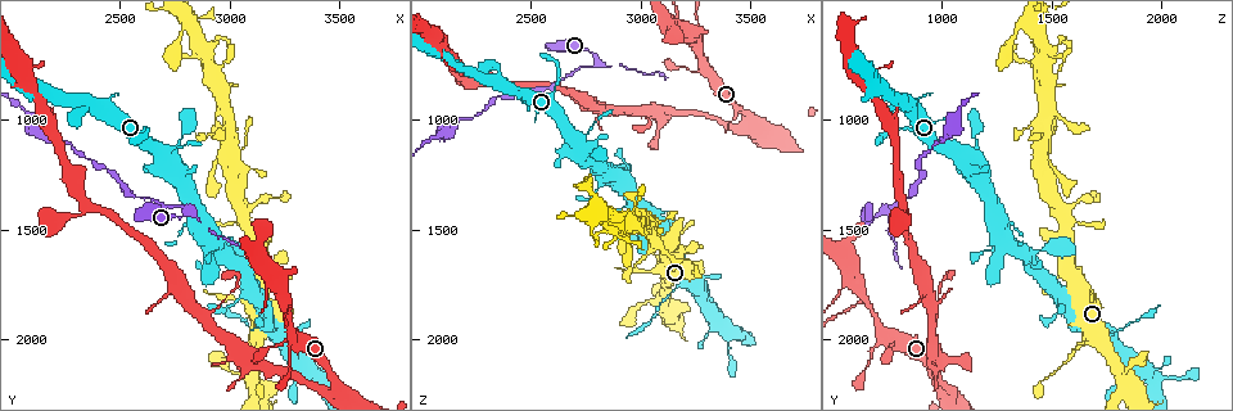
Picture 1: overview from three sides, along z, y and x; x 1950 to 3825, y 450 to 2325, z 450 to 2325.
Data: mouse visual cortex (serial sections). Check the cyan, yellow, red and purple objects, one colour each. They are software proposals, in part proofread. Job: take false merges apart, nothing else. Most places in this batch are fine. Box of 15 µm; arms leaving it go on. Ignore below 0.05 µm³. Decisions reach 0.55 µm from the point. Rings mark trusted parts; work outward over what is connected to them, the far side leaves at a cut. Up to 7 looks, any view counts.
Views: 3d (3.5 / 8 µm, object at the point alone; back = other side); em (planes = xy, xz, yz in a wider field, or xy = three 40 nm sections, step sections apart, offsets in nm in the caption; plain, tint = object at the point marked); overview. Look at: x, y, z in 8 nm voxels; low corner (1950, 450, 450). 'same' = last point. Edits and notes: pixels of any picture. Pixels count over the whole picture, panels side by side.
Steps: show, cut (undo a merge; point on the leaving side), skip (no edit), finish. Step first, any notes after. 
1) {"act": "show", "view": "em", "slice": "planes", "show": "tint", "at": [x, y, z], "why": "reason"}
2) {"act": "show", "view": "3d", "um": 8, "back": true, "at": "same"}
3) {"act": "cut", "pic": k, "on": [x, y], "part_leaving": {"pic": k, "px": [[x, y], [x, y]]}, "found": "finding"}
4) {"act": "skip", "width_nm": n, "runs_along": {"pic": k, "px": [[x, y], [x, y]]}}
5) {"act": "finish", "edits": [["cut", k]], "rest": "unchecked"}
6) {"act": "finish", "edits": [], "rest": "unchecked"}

{"act": "show", "view": "3d", "um": 8, "back": true, "at": [3190, 1990, 1740], "why": "calibre changes"}

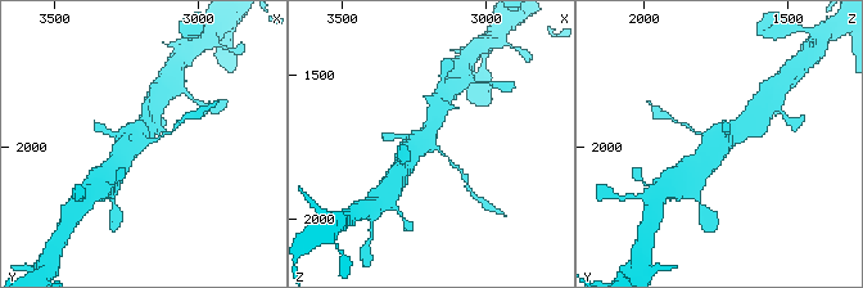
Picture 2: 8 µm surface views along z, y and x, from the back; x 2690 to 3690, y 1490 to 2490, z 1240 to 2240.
{"act": "show", "view": "3d", "um": 3.5, "at": [3200, 1970, 1750]}

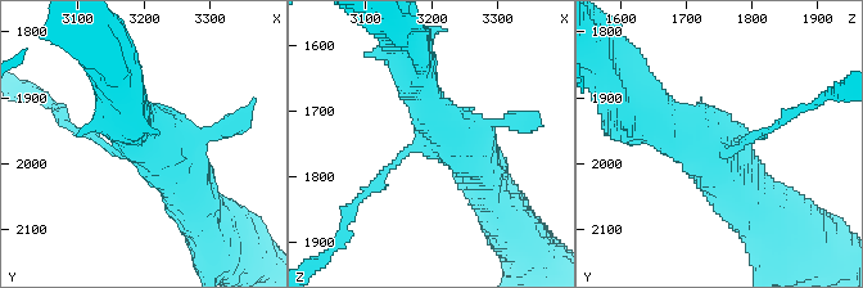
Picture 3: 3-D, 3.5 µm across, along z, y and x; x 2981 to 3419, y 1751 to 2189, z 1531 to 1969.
{"act": "skip", "runs_along": {"pic": 3, "px": [[638, 121], [691, 140], [757, 211]]}, "found": "one cell here"}

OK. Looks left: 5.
{"act": "show", "view": "3d", "um": 8, "at": [2990, 1120, 1450], "why": "a fork"}

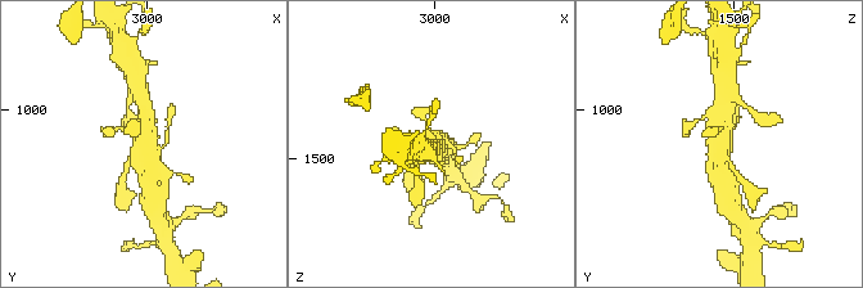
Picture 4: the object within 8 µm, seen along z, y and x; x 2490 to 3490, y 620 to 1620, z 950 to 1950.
{"act": "show", "view": "3d", "um": 3.5, "at": [3000, 1110, 1460], "why": "zoom in"}

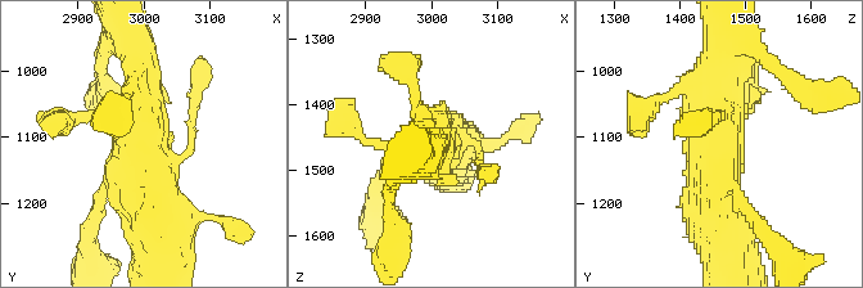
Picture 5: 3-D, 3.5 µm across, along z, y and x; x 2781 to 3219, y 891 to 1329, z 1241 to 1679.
{"act": "show", "view": "em", "slice": "planes", "show": "tint", "at": [2995, 1110, 1450], "why": "now the EM"}

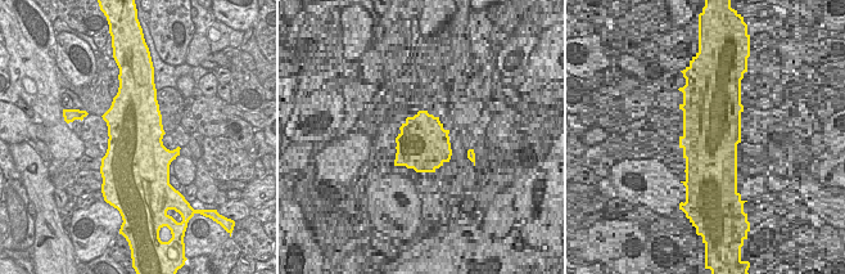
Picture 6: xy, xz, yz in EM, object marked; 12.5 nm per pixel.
{"act": "skip", "width_nm": 750, "runs_along": {"pic": 5, "px": [[157, 252], [141, 157], [141, 82]]}, "found": "all the same cell"}

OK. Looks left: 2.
{"act": "show", "view": "em", "slice": "xy", "step": 2, "show": "tint", "at": [2810, 1400, 740], "why": "arms part here"}

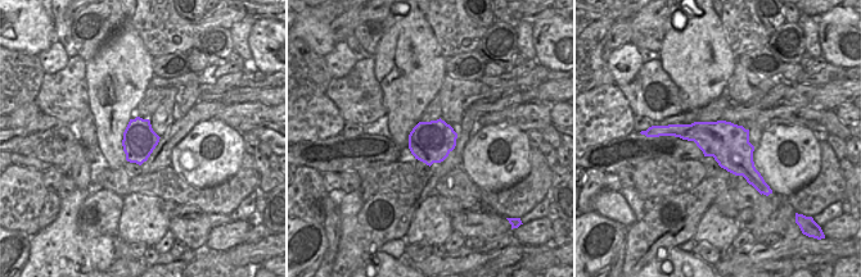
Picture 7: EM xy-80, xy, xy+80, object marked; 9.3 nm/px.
{"act": "show", "view": "3d", "um": 3.5, "at": "same", "why": "see where the arms go"}

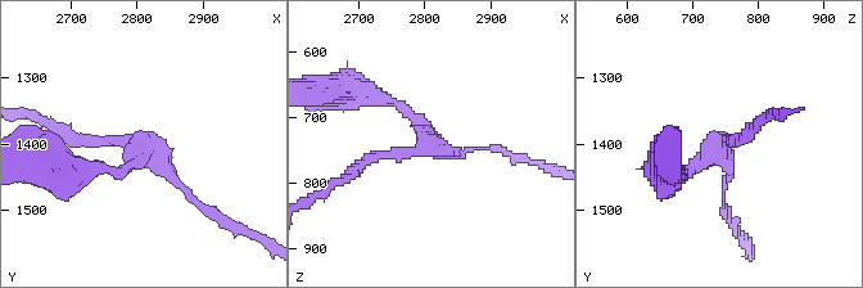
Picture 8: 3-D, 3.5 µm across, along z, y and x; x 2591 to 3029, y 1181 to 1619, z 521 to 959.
{"act": "skip", "runs_along": {"pic": 8, "px": [[668, 172], [691, 172], [750, 133]]}, "found": "all the same cell"}

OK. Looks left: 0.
{"act": "finish", "edits": [], "rest": "unchecked"}

